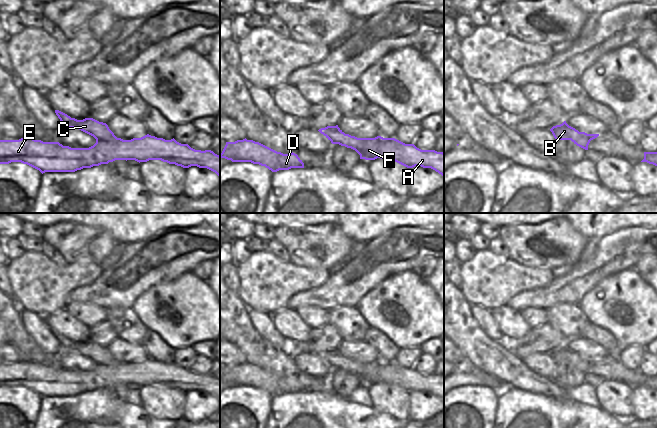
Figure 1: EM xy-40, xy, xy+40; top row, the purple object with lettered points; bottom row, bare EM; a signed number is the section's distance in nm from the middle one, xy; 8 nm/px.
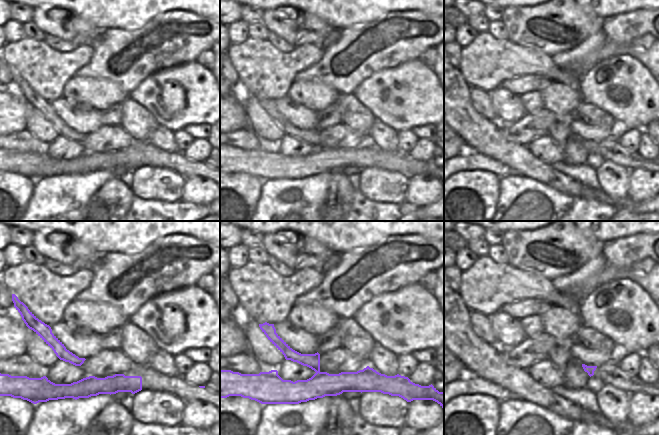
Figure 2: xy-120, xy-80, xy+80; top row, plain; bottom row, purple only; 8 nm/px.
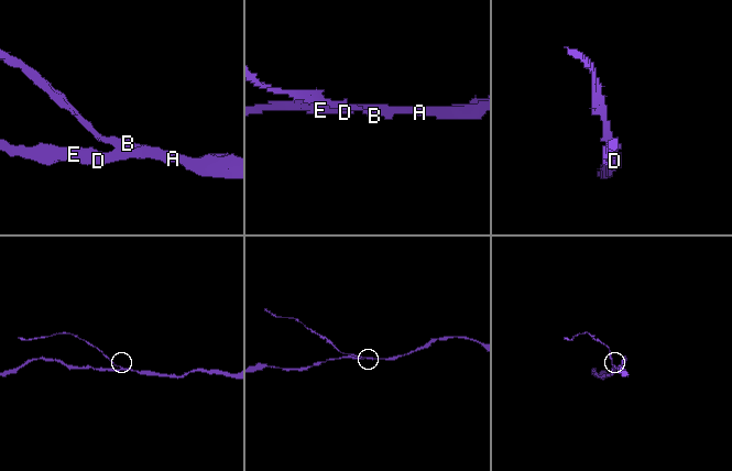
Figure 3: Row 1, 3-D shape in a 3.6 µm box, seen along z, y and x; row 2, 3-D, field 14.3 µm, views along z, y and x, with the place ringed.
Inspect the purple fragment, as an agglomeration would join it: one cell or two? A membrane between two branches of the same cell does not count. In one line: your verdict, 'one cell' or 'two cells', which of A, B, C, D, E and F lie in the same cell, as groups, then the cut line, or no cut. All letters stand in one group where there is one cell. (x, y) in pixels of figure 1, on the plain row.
two cells; groups A B D E F / C; cut xy-40 (110, 354), (110, 363), (108, 365), (96, 366)

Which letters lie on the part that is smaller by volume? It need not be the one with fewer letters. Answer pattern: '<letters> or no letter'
C

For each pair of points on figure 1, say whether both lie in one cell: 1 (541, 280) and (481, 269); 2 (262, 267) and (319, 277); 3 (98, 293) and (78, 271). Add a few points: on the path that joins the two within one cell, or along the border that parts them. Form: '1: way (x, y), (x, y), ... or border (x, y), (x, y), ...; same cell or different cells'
1: way (526, 278), (496, 278); same cell
2: way (276, 277), (305, 277); same cell
3: border (104, 268), (98, 277), (68, 295); different cells

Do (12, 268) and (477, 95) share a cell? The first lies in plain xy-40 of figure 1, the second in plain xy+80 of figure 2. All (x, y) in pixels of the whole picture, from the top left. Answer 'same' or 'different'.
different

